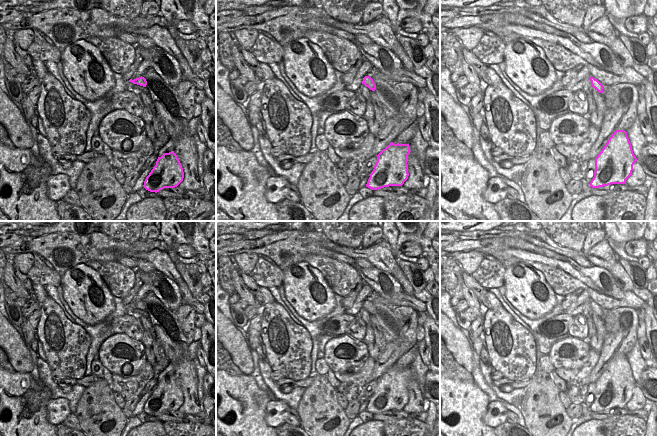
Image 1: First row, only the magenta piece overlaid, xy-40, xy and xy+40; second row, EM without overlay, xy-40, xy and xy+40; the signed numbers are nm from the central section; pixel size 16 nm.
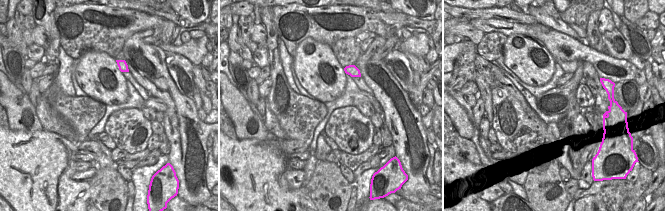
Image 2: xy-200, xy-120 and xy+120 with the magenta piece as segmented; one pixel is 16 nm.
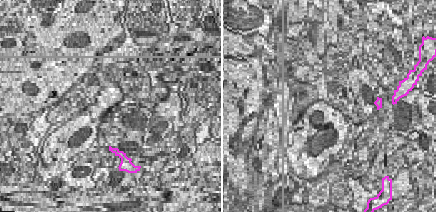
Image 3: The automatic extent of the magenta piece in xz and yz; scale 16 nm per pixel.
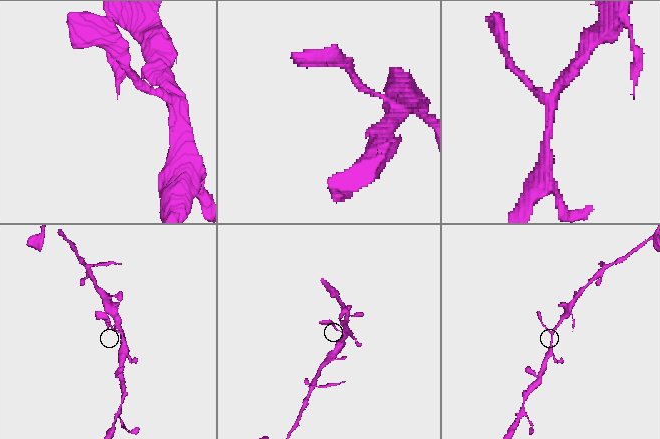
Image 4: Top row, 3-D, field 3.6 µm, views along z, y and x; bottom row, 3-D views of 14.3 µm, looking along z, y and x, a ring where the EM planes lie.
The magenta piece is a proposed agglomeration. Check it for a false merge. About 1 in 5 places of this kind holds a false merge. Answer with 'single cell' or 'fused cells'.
single cell

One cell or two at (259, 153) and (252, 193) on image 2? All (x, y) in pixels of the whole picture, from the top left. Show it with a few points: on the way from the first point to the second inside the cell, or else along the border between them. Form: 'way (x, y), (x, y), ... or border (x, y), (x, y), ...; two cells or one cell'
way (259, 163), (256, 168), (256, 184); one cell

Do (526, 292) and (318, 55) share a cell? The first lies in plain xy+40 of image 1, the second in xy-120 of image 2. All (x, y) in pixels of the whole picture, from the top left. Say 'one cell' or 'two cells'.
one cell

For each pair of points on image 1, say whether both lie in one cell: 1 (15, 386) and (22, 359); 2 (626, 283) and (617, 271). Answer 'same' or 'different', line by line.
1: different
2: same

